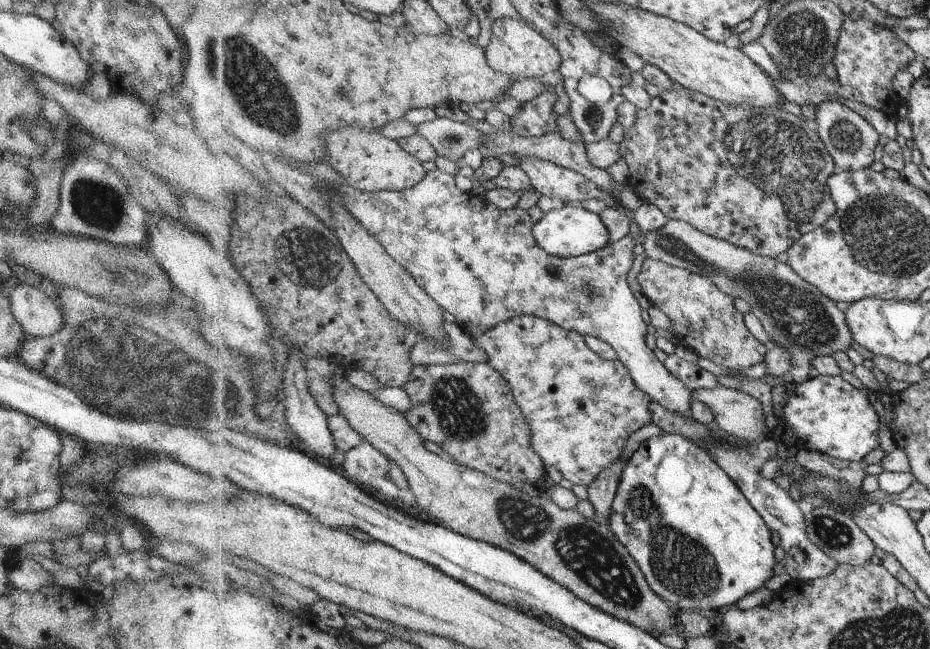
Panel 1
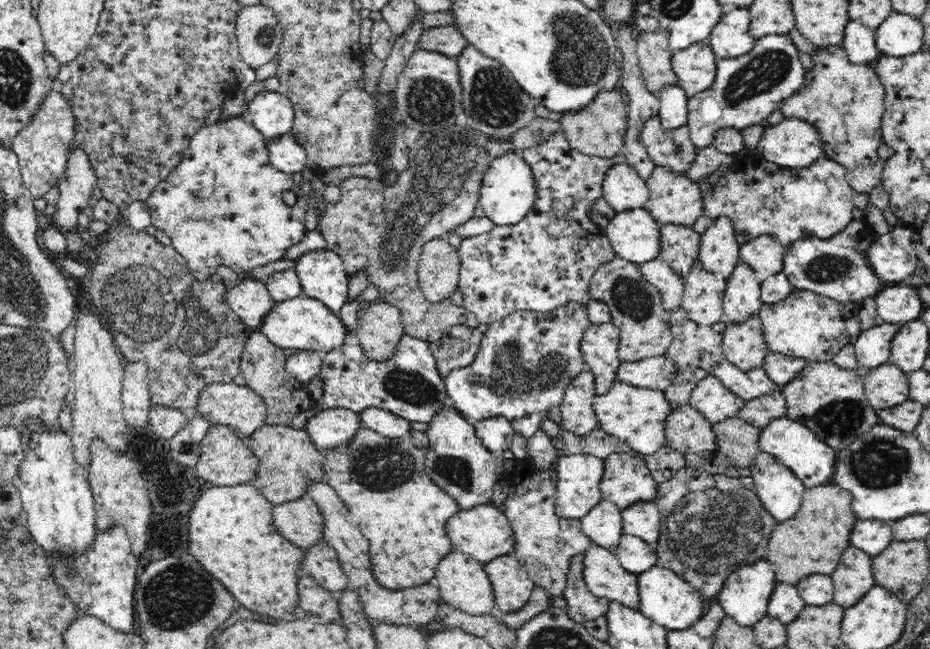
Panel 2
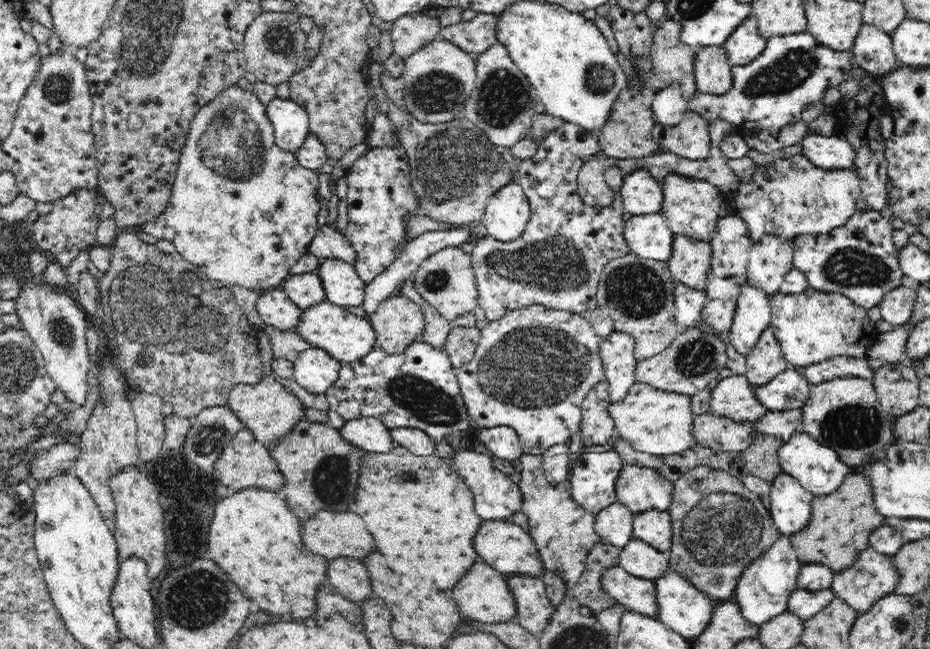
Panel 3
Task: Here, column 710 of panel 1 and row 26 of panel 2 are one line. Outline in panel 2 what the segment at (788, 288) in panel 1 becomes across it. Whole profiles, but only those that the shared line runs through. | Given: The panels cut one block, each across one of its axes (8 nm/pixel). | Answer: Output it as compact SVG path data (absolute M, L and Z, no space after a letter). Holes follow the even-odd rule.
M268 6L242 7L235 33L242 60L253 69L270 62L281 45L281 28Z

